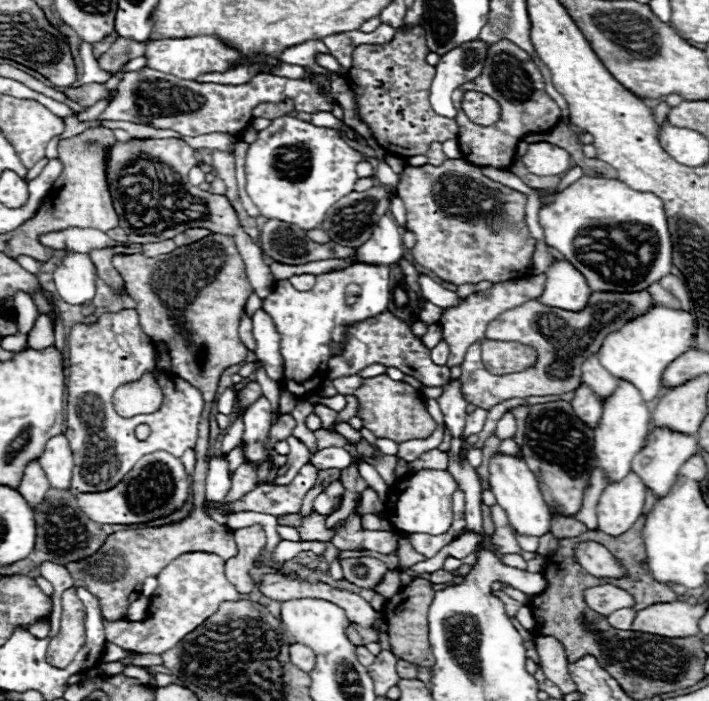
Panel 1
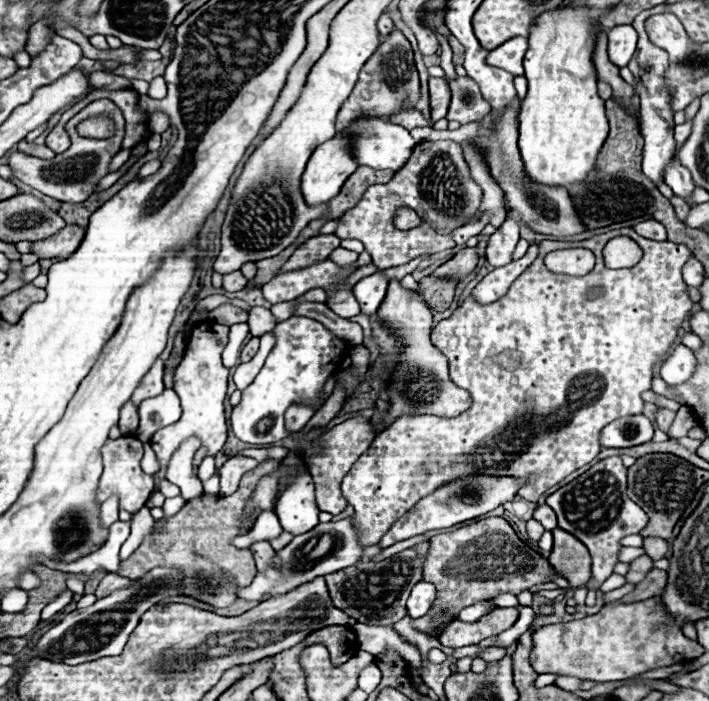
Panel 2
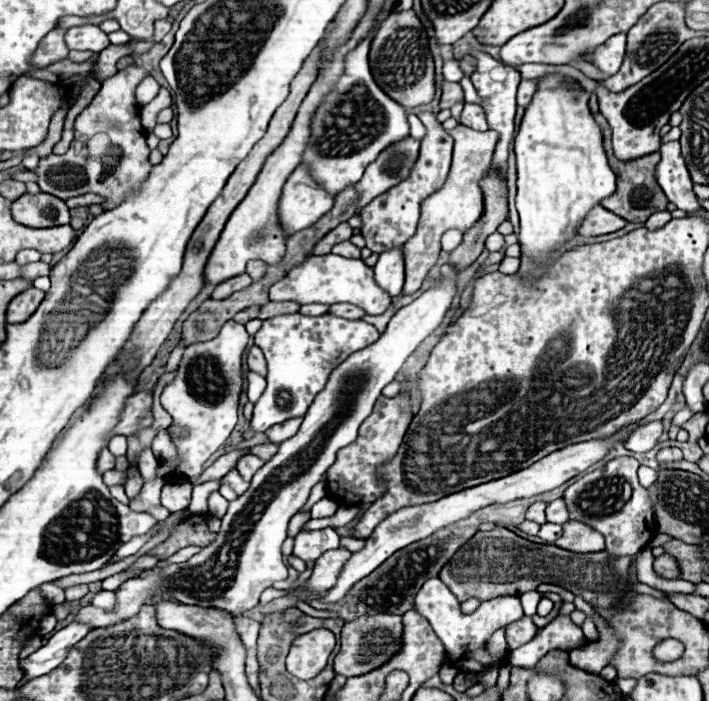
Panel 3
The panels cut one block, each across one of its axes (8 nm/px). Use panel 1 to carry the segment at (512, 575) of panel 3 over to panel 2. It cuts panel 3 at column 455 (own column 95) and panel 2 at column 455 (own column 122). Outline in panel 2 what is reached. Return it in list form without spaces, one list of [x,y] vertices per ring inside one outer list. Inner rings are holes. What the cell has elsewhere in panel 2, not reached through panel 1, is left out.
[[[502,516],[478,520],[450,534],[438,534],[430,538],[428,556],[424,560],[424,580],[436,586],[436,600],[426,616],[414,620],[414,626],[436,638],[436,628],[456,620],[458,610],[464,606],[490,600],[500,592],[518,594],[524,590],[528,584],[528,570],[536,570],[536,584],[548,582],[550,574],[556,574],[548,560],[530,550]]]

